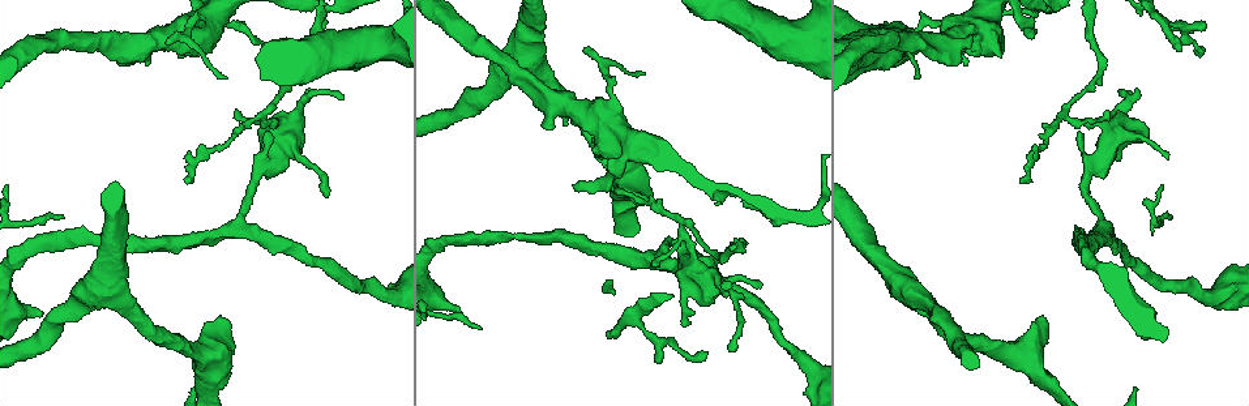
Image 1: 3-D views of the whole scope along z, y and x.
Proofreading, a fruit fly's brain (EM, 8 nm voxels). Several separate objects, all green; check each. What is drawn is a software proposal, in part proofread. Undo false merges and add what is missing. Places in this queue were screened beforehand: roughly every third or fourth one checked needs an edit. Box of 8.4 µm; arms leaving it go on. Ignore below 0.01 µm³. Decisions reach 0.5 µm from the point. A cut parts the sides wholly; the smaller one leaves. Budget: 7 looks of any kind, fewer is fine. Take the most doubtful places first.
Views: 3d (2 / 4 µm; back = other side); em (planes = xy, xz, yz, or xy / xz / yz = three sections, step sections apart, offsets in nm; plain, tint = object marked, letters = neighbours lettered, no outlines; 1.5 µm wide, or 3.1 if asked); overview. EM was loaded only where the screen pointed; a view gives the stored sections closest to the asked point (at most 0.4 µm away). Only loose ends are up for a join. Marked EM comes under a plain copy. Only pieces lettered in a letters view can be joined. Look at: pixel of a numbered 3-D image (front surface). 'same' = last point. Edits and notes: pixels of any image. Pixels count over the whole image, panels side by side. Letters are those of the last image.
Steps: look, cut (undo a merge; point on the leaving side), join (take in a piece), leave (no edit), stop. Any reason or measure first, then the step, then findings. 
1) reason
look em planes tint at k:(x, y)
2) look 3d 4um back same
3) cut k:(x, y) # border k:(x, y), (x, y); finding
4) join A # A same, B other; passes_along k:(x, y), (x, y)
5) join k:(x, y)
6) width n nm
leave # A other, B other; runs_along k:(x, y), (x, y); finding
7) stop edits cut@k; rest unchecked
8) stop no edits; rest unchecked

free end
look em planes tint at 1:(459, 309)

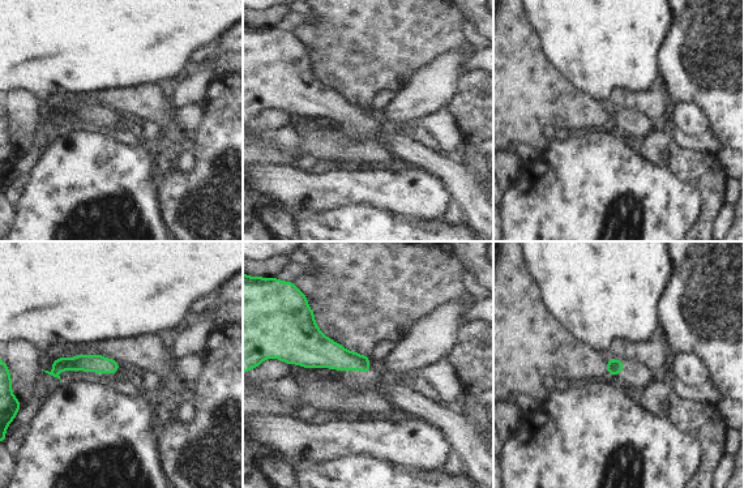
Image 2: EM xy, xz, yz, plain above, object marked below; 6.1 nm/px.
look em planes letters same

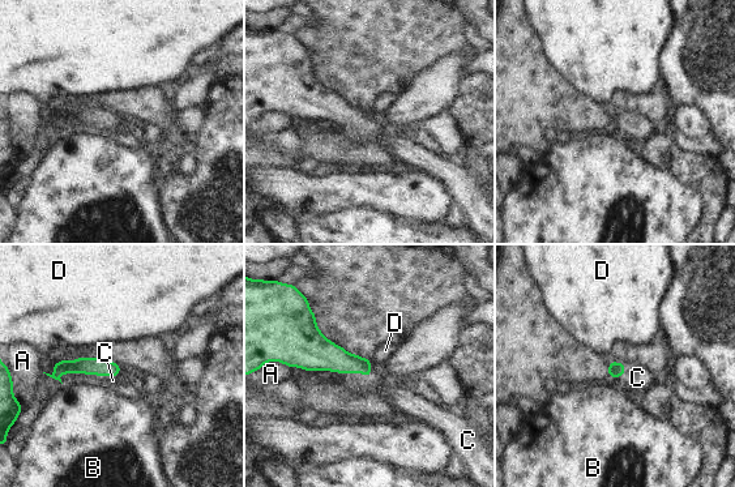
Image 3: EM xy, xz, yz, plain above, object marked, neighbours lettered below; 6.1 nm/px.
join C # A other, B other, C same, D other; passes_along 3:(315, 353), (350, 372), (355, 384); it goes on there

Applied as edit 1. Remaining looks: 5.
an open end
look em xz step 8 letters at 1:(917, 78)

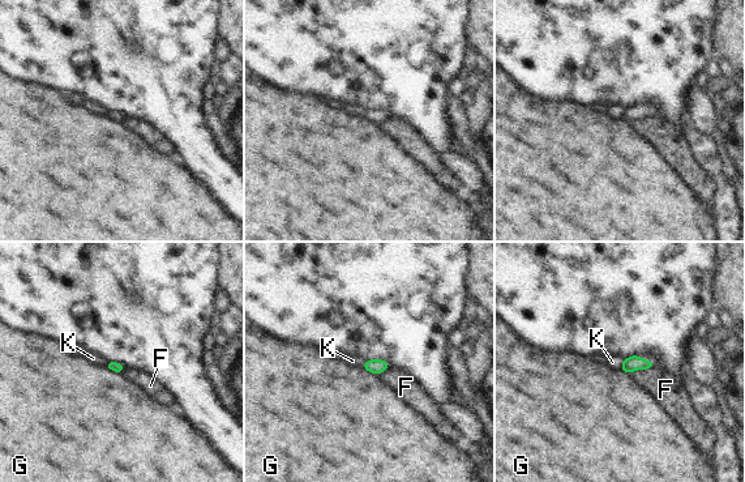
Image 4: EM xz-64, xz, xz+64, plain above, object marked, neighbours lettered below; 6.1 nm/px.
leave # F other, G other, K other; border 4:(623, 361), (619, 369); none of them fits

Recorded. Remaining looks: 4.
free end
look 3d 4um at 1:(217, 320)

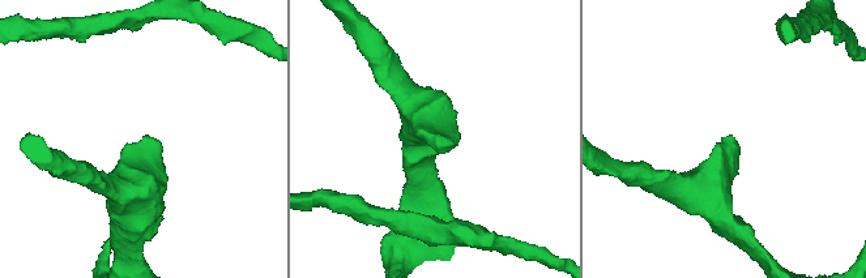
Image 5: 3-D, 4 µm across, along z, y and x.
look em 3.1um yz step 8 tint at 5:(734, 138)

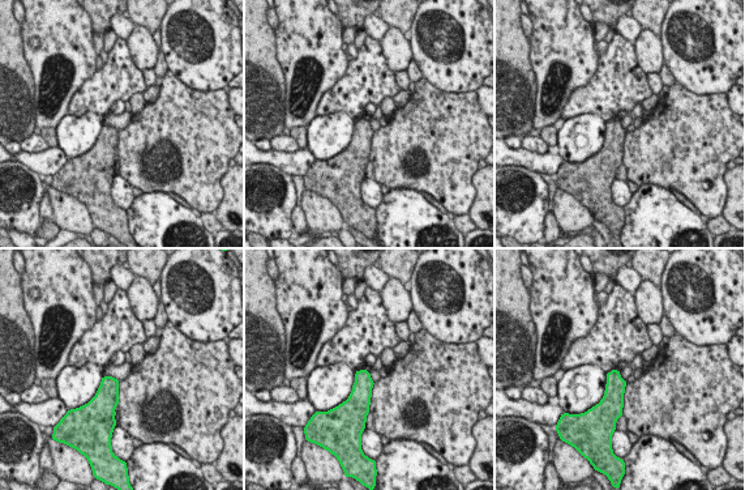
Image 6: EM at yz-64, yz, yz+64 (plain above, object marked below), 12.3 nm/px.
cut it another way
look em 3.1um planes letters same

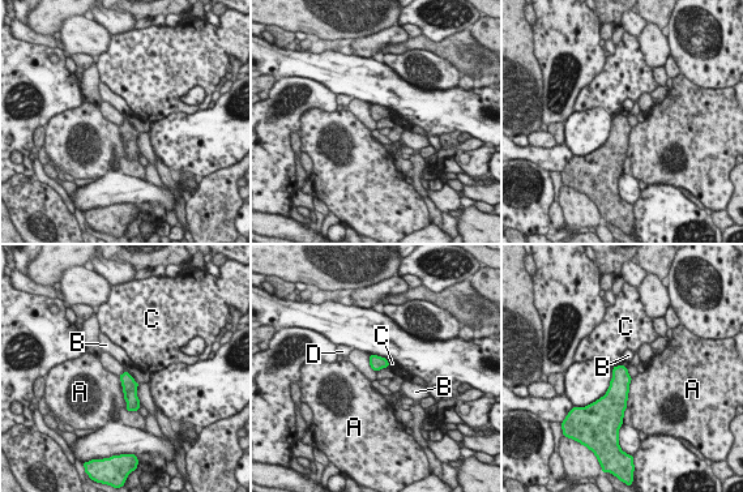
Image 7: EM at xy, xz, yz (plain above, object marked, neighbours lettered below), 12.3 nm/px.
leave # A other, B other, C other, D other; border 7:(622, 364), (626, 367); no lettered piece goes on from it

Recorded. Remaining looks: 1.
stop edits join@3; rest unchecked

